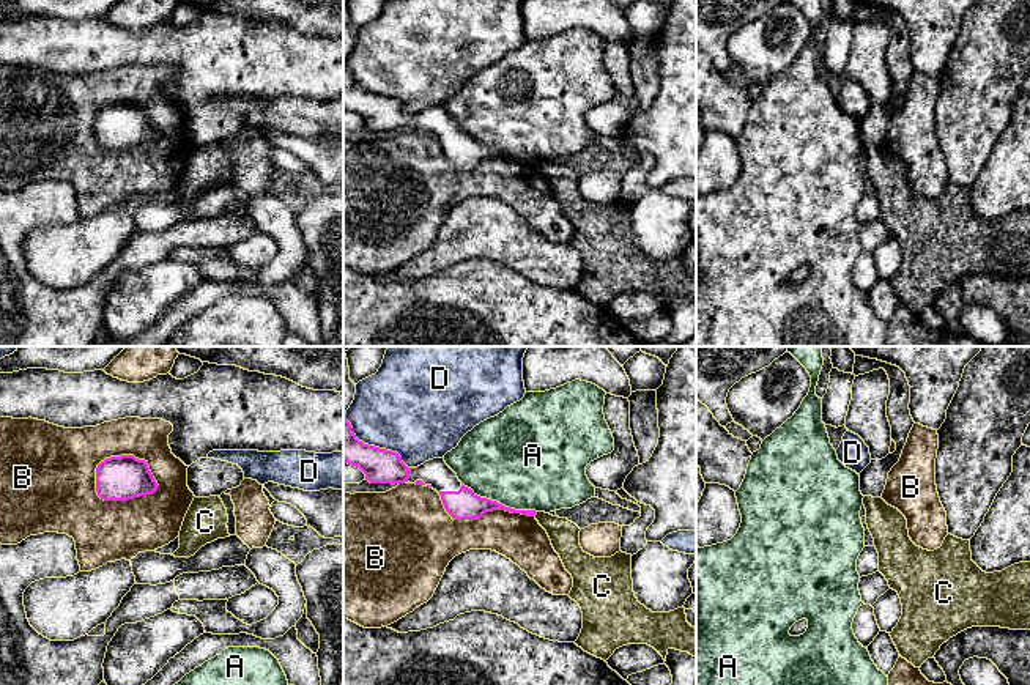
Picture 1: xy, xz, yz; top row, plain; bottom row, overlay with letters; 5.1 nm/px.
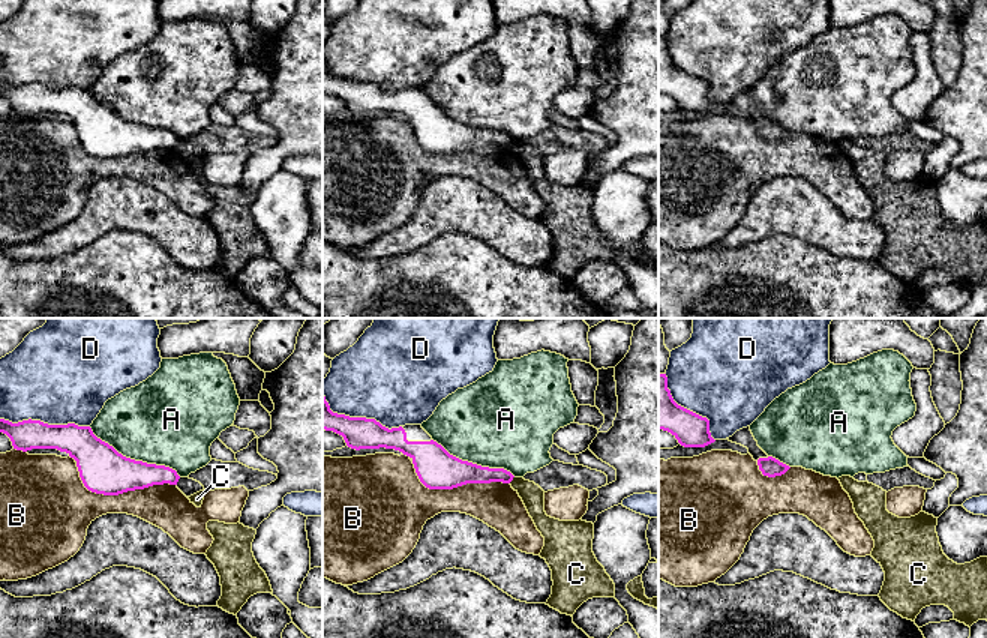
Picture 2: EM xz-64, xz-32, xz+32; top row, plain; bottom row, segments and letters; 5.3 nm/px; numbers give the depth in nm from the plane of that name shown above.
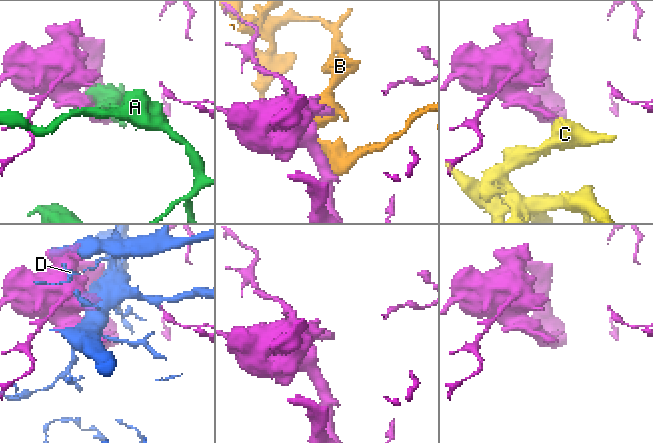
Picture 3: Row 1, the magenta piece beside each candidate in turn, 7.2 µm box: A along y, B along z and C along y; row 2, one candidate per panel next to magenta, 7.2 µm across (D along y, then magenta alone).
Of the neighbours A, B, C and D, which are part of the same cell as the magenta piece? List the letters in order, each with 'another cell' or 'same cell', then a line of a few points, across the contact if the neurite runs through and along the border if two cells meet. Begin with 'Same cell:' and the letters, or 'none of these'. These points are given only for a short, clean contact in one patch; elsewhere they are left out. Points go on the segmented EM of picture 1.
Same cell: none of these
A: another cell
B: another cell
C: another cell; line xz (537, 512), (534, 515)
D: another cell

